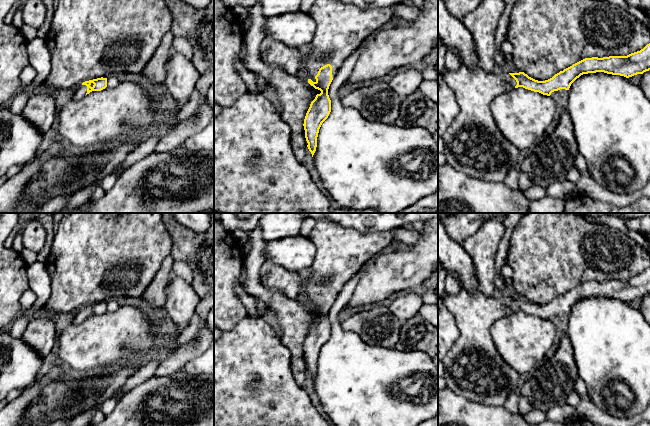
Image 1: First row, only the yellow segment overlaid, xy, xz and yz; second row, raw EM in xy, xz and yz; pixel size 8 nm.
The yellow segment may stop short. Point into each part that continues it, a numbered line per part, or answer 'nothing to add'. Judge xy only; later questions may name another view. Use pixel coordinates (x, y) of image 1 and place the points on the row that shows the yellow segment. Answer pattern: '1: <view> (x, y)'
1: xy (81, 91)

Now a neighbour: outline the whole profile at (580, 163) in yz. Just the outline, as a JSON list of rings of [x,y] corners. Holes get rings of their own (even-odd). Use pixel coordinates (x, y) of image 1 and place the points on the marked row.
[[[577,153],[577,155],[576,155],[574,167],[576,167],[578,169],[578,171],[580,172],[581,175],[589,174],[587,162],[586,162],[585,158],[580,153]]]

